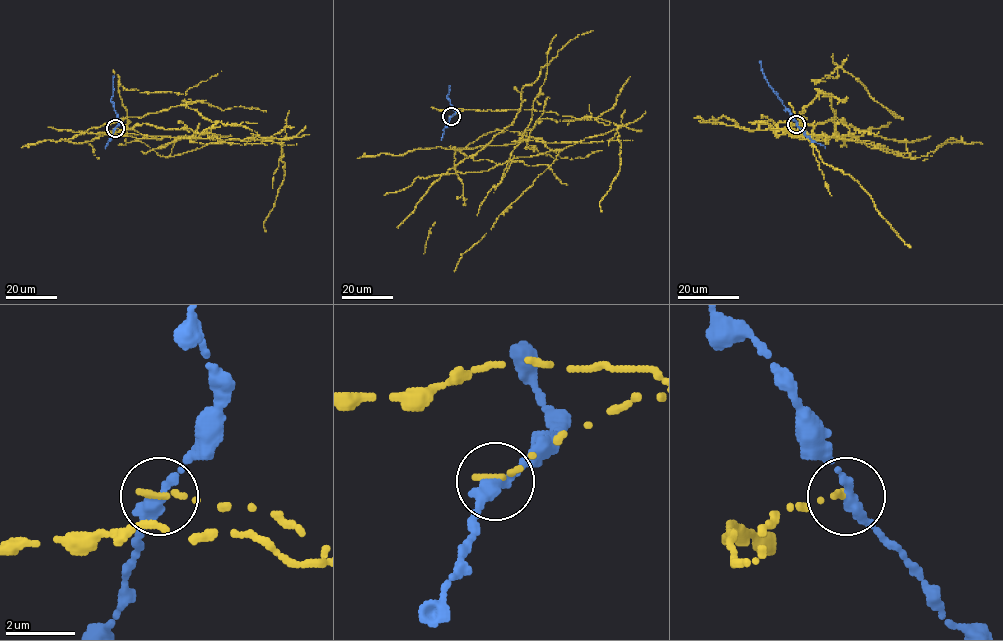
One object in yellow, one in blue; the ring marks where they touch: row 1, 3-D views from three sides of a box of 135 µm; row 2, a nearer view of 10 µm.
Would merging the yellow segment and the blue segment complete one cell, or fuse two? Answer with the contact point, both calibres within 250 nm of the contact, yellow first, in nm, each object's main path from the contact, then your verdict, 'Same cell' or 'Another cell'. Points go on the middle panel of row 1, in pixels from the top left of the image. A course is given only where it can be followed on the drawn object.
Place: (451, 116). Thickness 200 nm (yellow) against 340 nm. Course of yellow: (451, 116), (543, 107), (508, 165), (619, 127), (545, 118), (512, 144), (357, 158). Course of blue: (451, 116), (455, 112), (447, 97), (448, 85). Another cell

